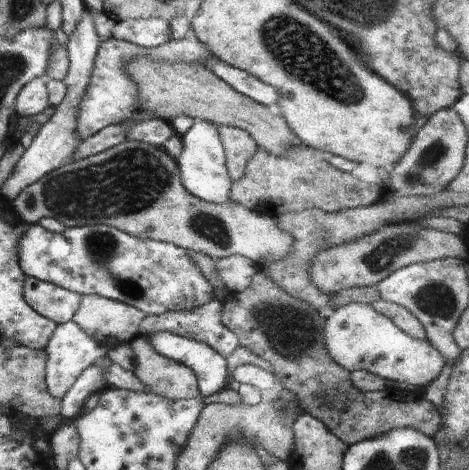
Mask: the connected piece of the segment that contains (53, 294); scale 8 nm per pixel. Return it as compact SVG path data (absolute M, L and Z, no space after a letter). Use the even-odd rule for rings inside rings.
M27 277L23 284L26 304L57 325L72 321L82 295L55 284Z

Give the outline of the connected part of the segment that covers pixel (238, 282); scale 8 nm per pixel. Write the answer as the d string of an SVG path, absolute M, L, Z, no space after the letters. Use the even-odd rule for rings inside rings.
M232 254L216 261L216 270L226 286L227 294L231 295L243 291L252 280L259 266L246 256Z

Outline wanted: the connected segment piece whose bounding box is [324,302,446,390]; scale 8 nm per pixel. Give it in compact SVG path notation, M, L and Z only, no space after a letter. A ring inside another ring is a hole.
M348 303L335 307L333 311L326 313L324 342L332 360L335 360L348 372L365 370L380 376L380 378L387 379L392 385L408 383L417 390L430 384L442 372L442 368L446 364L442 354L427 340L416 340L416 338L408 336L408 333L400 330L392 320L376 312L371 305L364 303Z

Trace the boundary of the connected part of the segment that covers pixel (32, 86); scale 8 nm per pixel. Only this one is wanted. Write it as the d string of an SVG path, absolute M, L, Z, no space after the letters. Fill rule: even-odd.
M46 75L40 76L22 87L14 101L14 108L20 117L29 118L43 115L50 105L46 88L48 79Z

